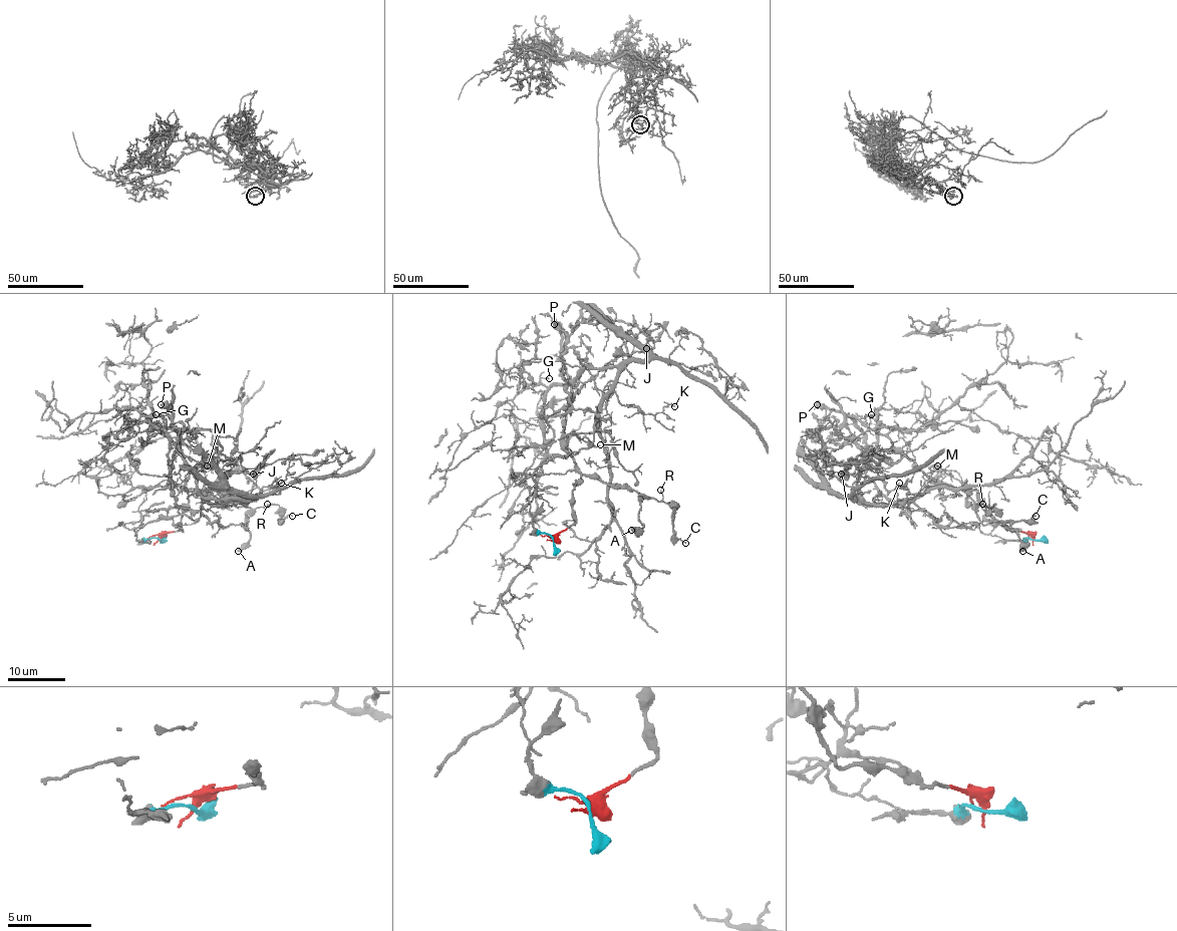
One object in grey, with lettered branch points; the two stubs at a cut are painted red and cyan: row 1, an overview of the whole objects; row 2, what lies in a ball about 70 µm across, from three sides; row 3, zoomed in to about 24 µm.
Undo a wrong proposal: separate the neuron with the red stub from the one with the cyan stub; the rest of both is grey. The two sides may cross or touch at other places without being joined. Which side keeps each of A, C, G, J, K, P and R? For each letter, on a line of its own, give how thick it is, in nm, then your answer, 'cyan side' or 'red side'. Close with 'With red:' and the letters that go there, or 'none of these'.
A: 550 nm | red side
C: 100 nm | red side
G: 160 nm | cyan side
J: 140 nm | cyan side
K: 130 nm | cyan side
P: 500 nm | red side
R: 110 nm | red side
With red: A, C, P, R

